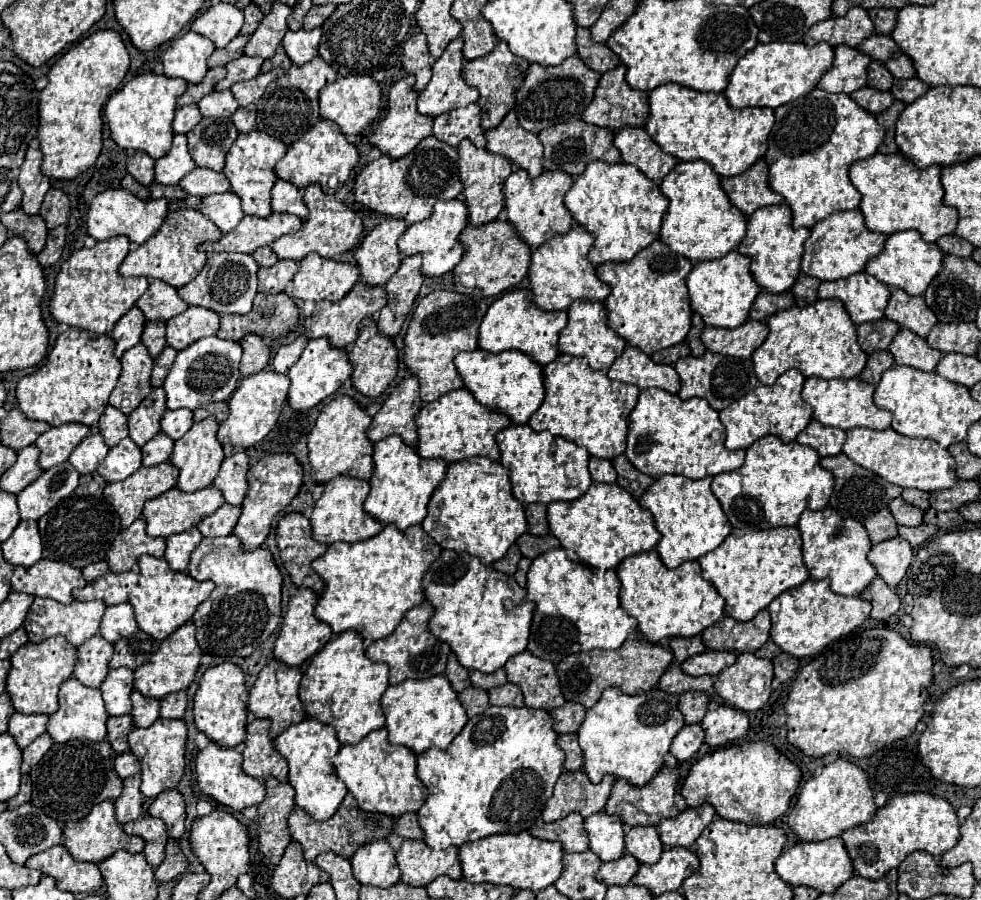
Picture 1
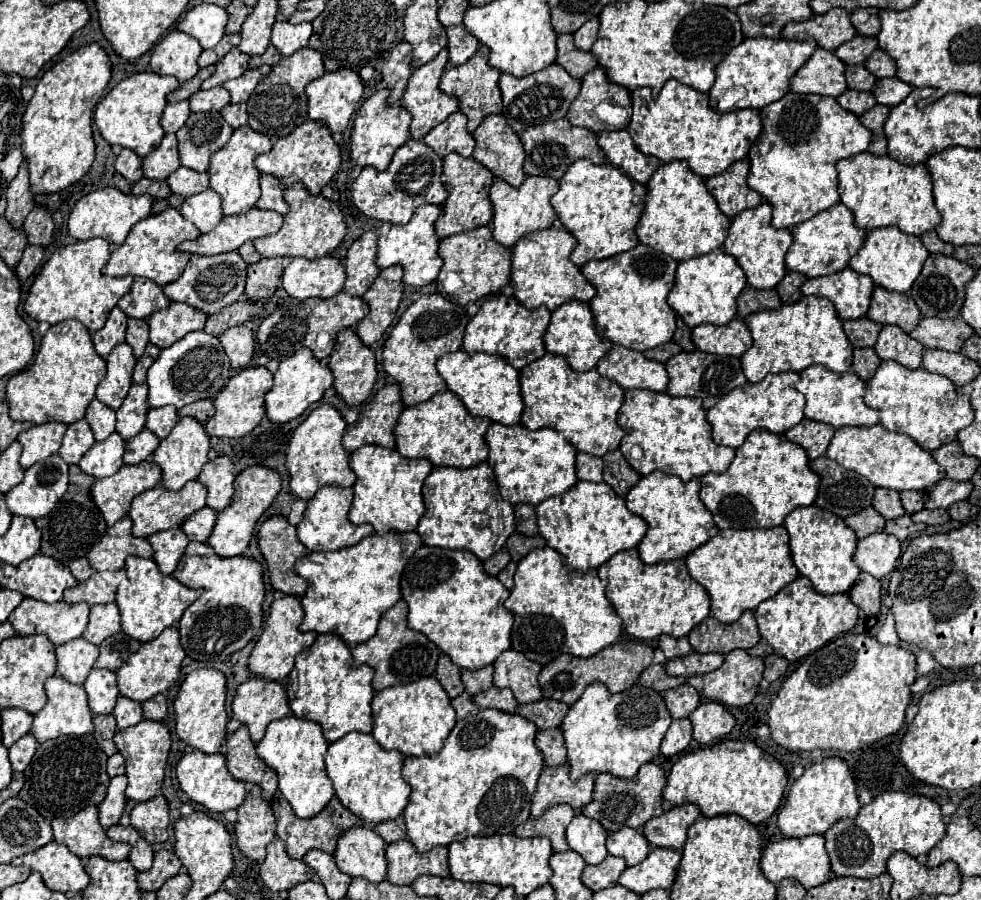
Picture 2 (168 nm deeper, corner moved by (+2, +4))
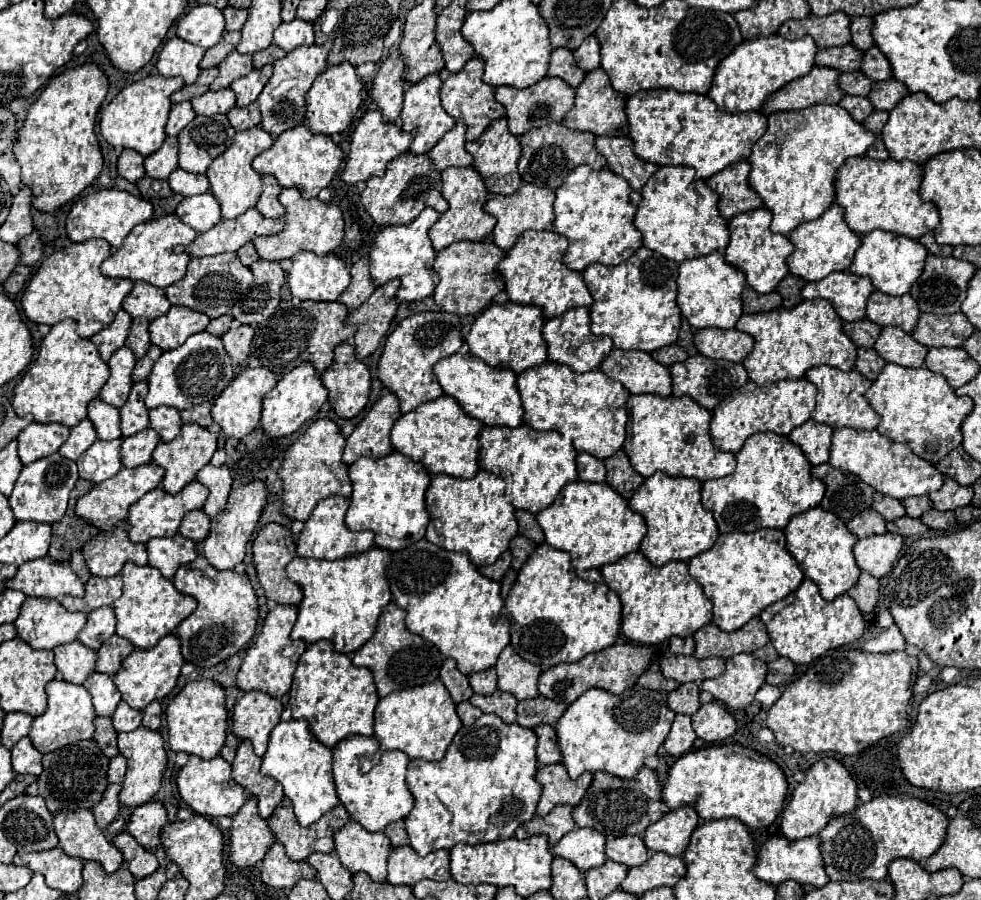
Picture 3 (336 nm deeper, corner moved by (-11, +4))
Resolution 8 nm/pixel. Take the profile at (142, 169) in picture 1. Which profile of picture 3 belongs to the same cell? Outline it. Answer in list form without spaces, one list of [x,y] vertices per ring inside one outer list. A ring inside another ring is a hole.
[[[123,150],[123,154],[117,160],[117,170],[129,182],[137,182],[139,178],[145,176],[143,156],[139,152],[133,152],[133,150]]]

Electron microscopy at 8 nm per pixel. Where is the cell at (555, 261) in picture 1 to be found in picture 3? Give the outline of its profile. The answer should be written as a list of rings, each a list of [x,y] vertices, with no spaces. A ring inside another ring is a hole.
[[[527,230],[517,240],[517,244],[507,252],[505,260],[497,266],[497,272],[505,276],[505,290],[509,294],[509,300],[517,304],[533,304],[541,306],[545,312],[545,318],[555,318],[565,314],[571,308],[577,306],[591,306],[593,296],[577,270],[569,270],[563,264],[563,256],[567,252],[567,240],[565,236],[553,232],[553,230]]]

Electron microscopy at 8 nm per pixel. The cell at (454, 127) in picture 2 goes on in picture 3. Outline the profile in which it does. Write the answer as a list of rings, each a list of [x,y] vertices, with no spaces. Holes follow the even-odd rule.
[[[457,120],[457,124],[433,146],[429,158],[439,170],[445,170],[449,166],[469,166],[473,164],[473,156],[465,152],[465,142],[465,124]]]

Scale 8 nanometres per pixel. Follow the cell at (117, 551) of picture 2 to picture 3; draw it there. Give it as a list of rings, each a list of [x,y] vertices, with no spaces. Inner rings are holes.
[[[121,522],[115,530],[101,532],[97,538],[89,540],[83,546],[83,556],[89,572],[95,576],[115,576],[121,572],[125,562],[145,566],[149,558],[143,544],[133,544],[129,540],[127,522]]]

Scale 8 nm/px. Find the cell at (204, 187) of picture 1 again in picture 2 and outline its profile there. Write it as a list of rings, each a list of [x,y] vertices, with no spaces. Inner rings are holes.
[[[180,166],[176,172],[172,172],[166,178],[166,182],[174,194],[180,194],[186,198],[186,196],[198,194],[198,192],[204,192],[208,188],[208,174]]]

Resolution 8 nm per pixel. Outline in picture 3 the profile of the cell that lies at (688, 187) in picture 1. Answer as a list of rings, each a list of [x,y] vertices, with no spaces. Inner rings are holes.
[[[661,166],[659,172],[655,172],[649,182],[641,190],[641,204],[635,214],[635,226],[643,234],[643,244],[659,254],[663,254],[669,260],[683,262],[687,258],[697,258],[711,252],[723,252],[729,244],[729,224],[721,216],[717,202],[719,196],[705,184],[705,180],[699,180],[695,176],[695,170],[689,166]]]

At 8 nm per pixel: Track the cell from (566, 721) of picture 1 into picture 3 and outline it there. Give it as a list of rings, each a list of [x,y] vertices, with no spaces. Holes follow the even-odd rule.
[[[537,696],[533,700],[521,700],[517,704],[517,724],[525,728],[535,728],[541,724],[555,726],[561,714],[565,714],[567,704],[549,700],[545,696]]]

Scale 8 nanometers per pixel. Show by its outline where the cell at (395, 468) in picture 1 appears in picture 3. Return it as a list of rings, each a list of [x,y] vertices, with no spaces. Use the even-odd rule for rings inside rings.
[[[391,452],[385,458],[359,458],[349,466],[349,478],[353,482],[353,494],[345,524],[351,530],[375,532],[375,546],[393,552],[425,538],[429,524],[425,492],[431,484],[431,474],[421,462],[401,452]]]

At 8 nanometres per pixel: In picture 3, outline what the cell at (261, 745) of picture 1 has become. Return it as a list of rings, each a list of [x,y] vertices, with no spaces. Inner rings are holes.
[[[241,740],[233,760],[233,780],[241,784],[249,794],[259,798],[259,814],[269,818],[275,806],[283,800],[283,788],[277,784],[277,780],[261,774],[259,768],[261,758],[255,756],[253,744],[249,744],[249,740]]]

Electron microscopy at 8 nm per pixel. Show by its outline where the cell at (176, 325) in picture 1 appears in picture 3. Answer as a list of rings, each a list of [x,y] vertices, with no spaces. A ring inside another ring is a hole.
[[[171,306],[171,310],[149,324],[151,342],[163,350],[181,346],[189,336],[201,332],[211,322],[203,312],[195,312],[185,306]]]

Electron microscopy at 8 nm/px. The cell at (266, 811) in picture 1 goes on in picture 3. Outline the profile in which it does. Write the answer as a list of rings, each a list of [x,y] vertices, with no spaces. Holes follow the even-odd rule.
[[[253,796],[235,814],[231,826],[229,858],[237,866],[253,866],[265,858],[265,852],[275,842],[273,830],[267,828],[267,820],[257,814],[257,800]]]

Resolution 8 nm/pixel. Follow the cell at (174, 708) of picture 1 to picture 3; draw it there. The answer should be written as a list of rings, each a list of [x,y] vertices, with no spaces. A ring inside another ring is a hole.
[[[151,702],[145,710],[143,710],[143,726],[149,728],[149,730],[159,730],[161,726],[161,716],[163,716],[163,708],[161,708],[161,702]],[[151,722],[157,722],[157,724],[151,724]]]

